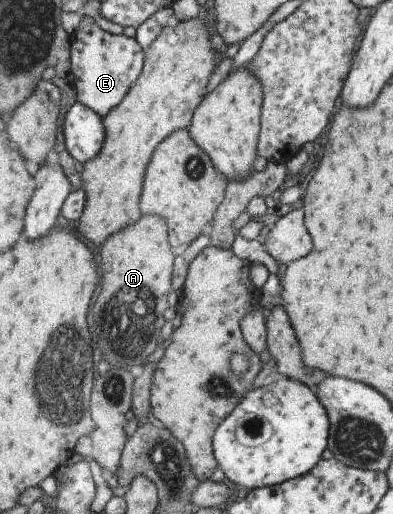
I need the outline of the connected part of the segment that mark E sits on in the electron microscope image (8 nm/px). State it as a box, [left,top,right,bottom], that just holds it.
[68,16,146,117]

